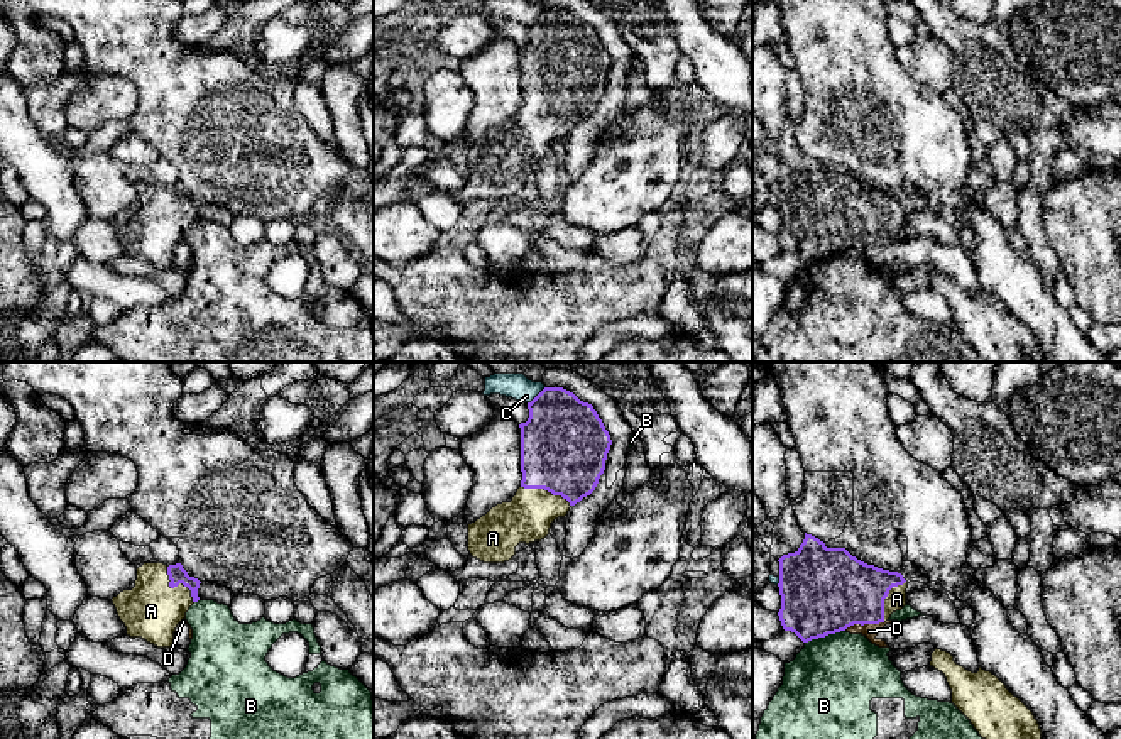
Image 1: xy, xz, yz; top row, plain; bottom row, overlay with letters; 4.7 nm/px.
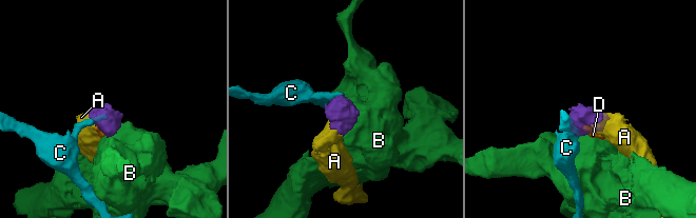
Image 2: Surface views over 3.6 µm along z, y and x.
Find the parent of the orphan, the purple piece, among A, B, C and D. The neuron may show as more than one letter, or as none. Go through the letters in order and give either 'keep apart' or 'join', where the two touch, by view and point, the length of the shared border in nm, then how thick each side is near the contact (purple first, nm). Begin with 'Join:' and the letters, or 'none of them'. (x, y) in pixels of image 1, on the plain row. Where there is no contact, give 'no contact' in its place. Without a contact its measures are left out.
Join: A
A: join; meets purple in xy at (176, 207); contact 220 nm long; 80 nm thick on the purple side, 280 nm on the other
B: keep apart; meets purple in yz at (824, 257); contact 200 nm long; 420 nm thick on the purple side, 420 nm on the other
C: keep apart; meets purple in xz at (538, 16); contact 120 nm long; 400 nm thick on the purple side, 110 nm on the other
D: keep apart; meets purple in yz at (863, 246); contact 200 nm long; 420 nm thick on the purple side, 70 nm on the other

